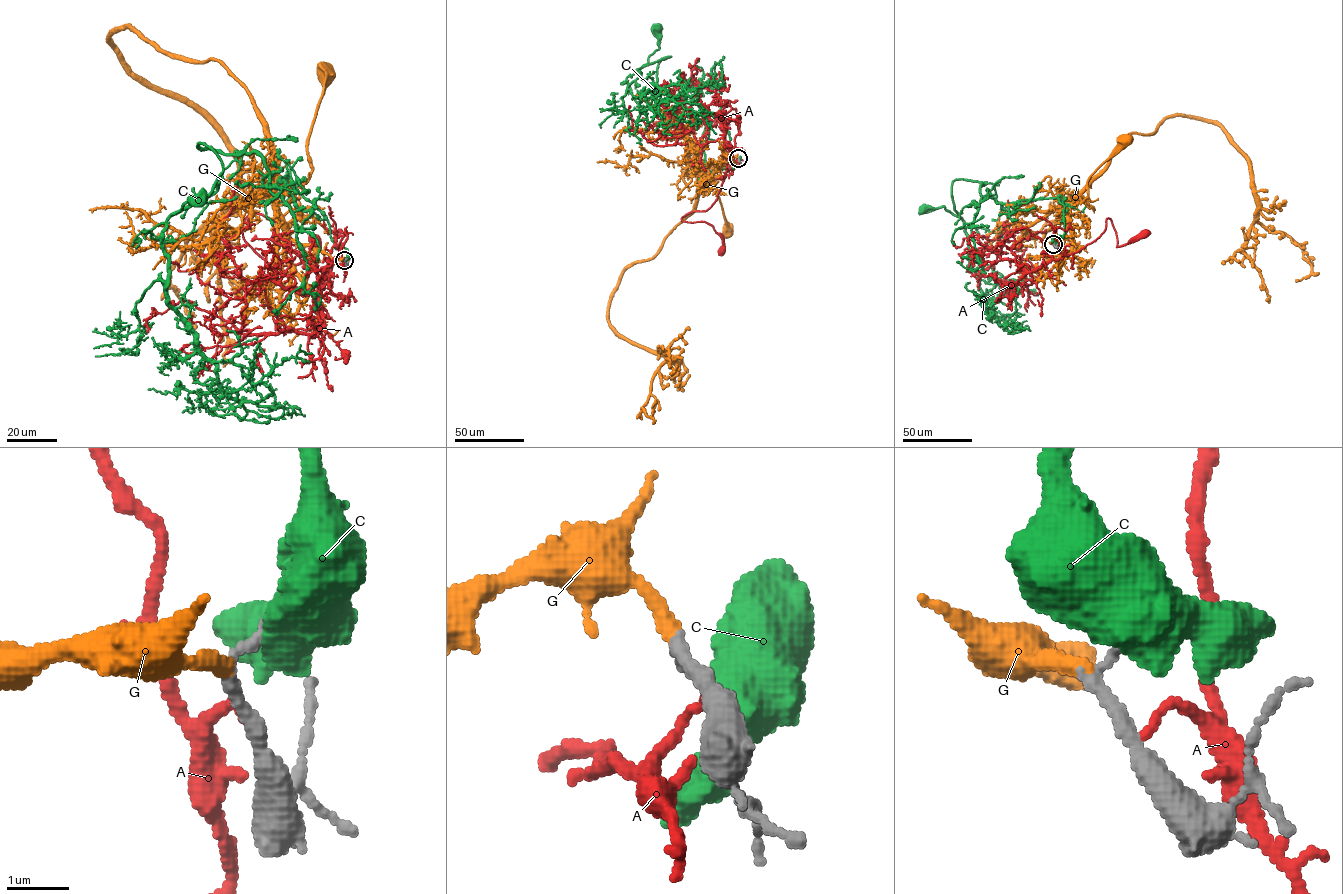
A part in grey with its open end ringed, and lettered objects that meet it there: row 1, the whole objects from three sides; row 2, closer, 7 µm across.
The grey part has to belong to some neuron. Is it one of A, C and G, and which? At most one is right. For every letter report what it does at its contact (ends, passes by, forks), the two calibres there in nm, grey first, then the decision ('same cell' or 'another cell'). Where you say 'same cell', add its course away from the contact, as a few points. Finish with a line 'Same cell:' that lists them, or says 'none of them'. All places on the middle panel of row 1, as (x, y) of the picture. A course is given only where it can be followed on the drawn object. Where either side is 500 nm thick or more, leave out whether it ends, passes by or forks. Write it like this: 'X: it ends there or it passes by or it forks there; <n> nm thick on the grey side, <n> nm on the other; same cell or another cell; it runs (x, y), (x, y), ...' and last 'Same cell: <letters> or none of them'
A: it ends there; 300 nm thick on the grey side, 120 nm on the other; another cell
C: 170 nm thick on the grey side, 750 nm on the other; another cell
G: it ends there; 190 nm thick on the grey side, 280 nm on the other; same cell; it runs (738, 158), (728, 160), (717, 176), (708, 177), (699, 173), (720, 193), (717, 195), (726, 230)
Same cell: G

